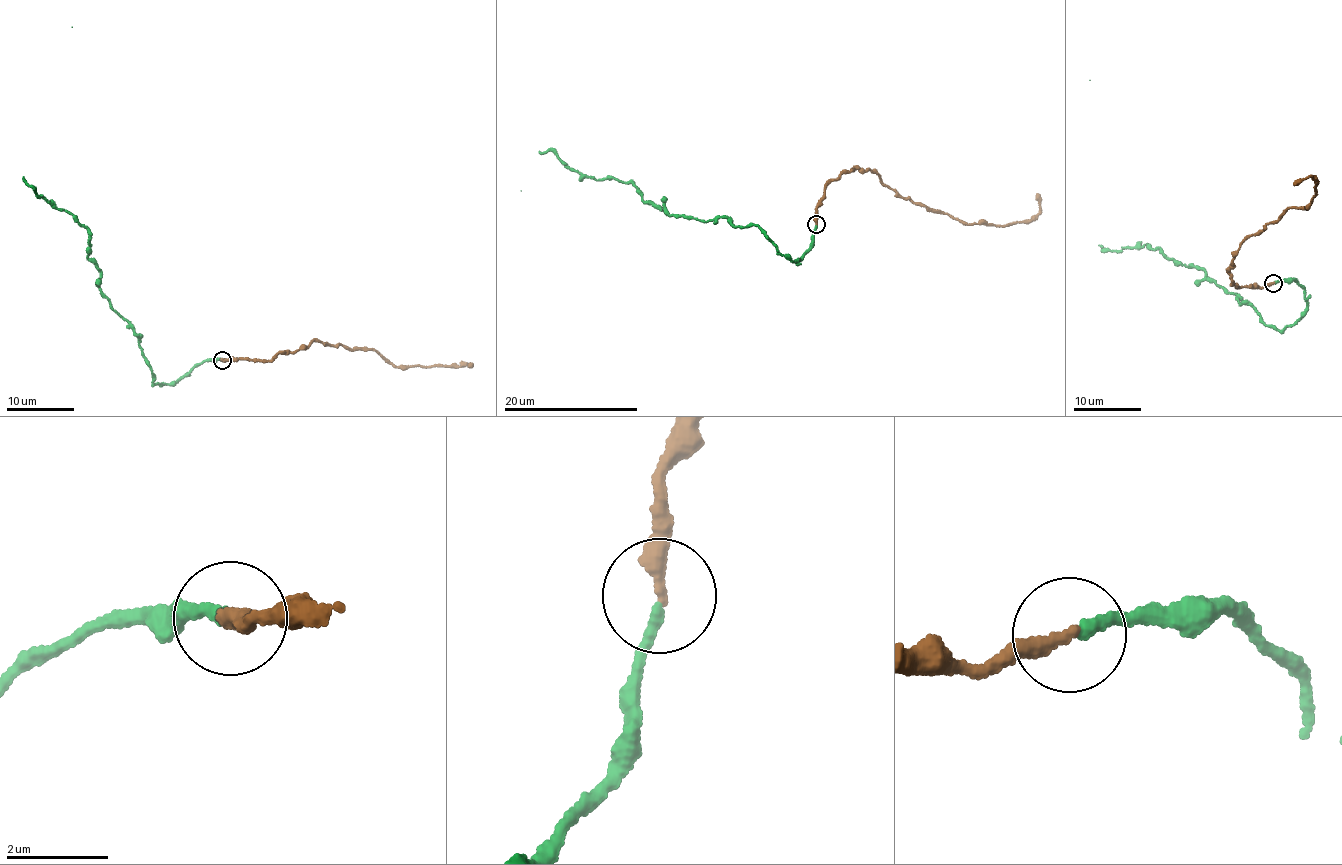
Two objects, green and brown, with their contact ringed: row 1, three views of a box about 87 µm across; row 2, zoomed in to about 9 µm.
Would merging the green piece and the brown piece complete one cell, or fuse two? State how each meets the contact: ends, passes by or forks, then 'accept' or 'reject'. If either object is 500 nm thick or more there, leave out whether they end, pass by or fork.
green ends there; brown ends there; accept

